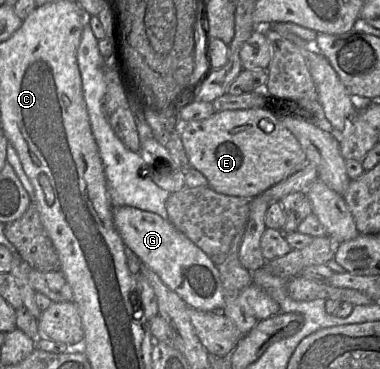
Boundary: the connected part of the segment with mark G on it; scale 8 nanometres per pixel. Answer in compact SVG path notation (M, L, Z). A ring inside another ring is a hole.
M113 206L113 222L124 245L155 272L185 304L204 312L220 312L224 306L223 286L217 266L188 237L156 213L129 206Z

